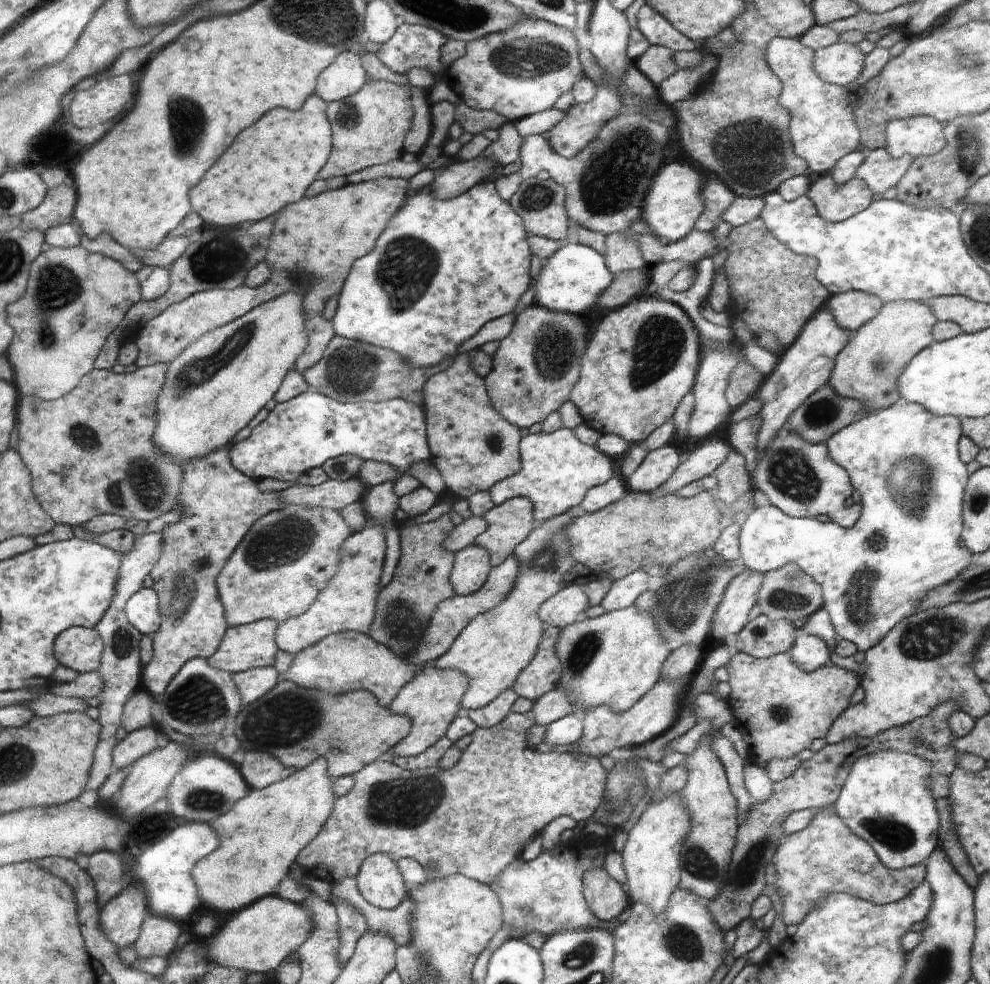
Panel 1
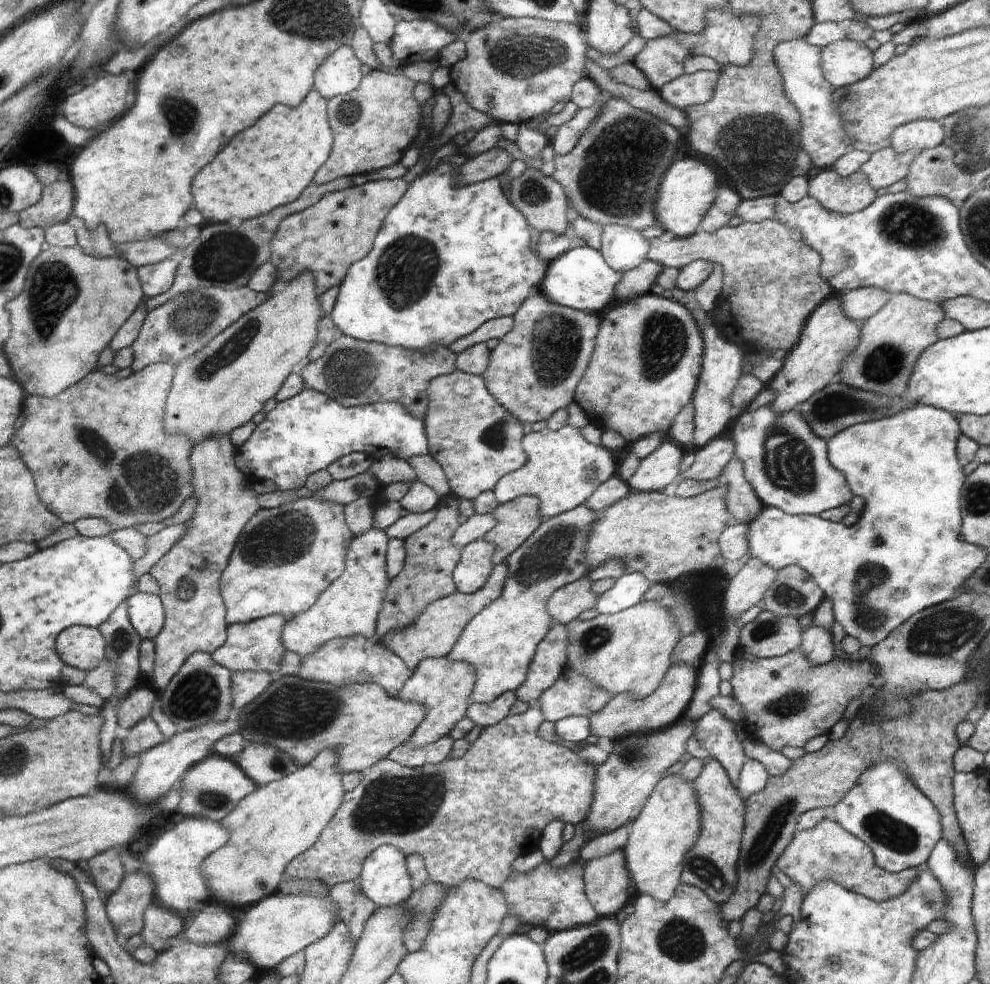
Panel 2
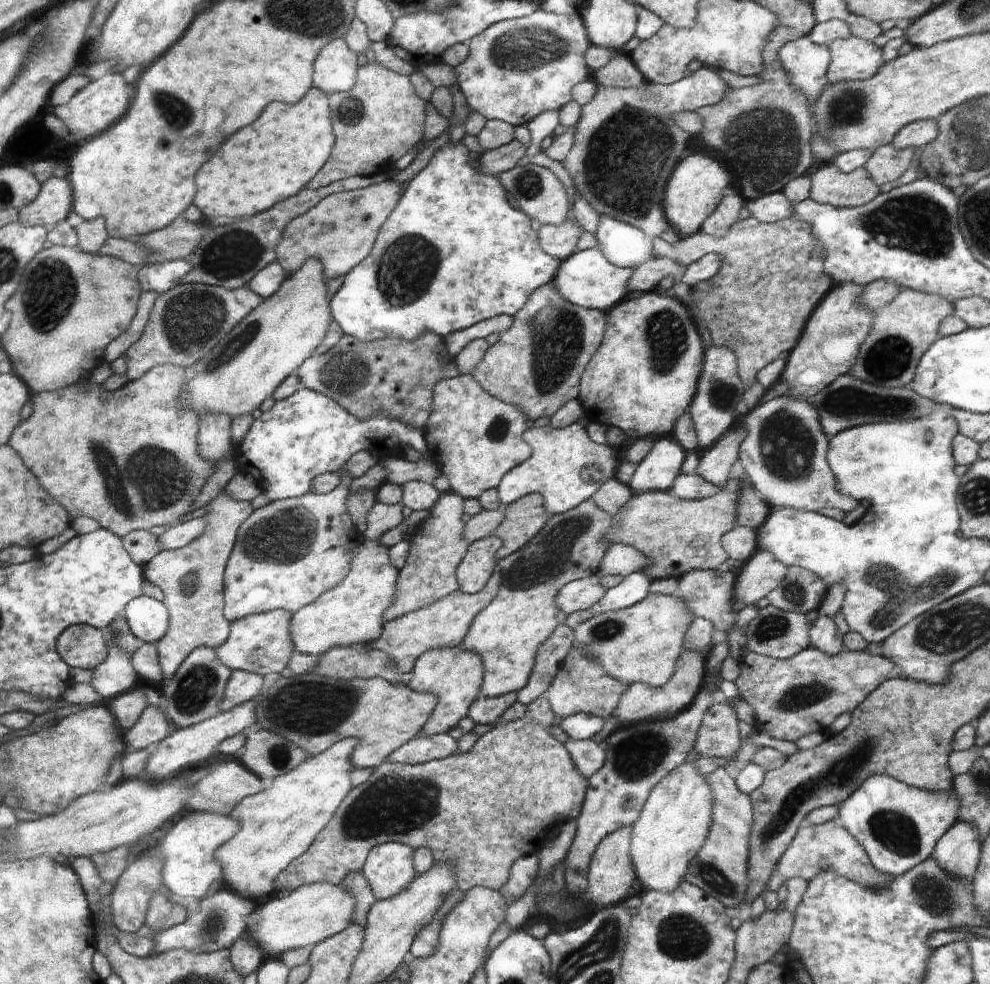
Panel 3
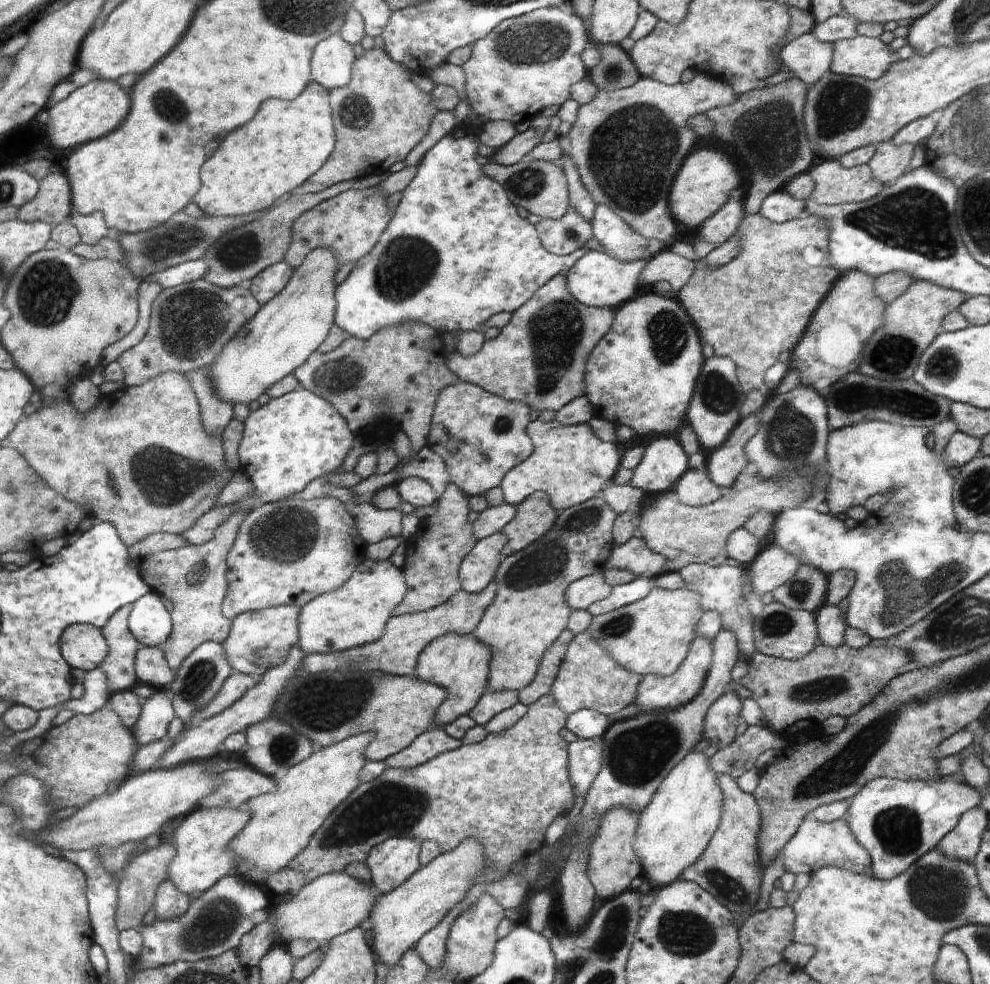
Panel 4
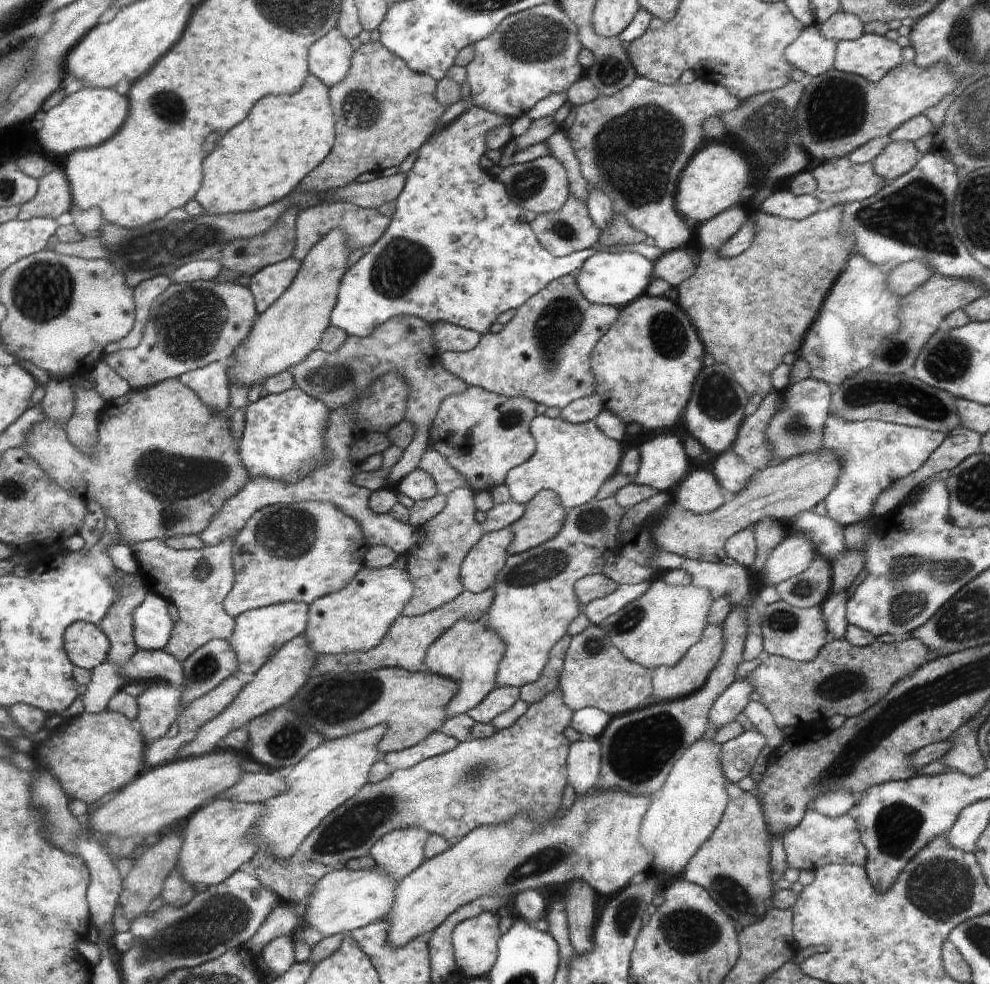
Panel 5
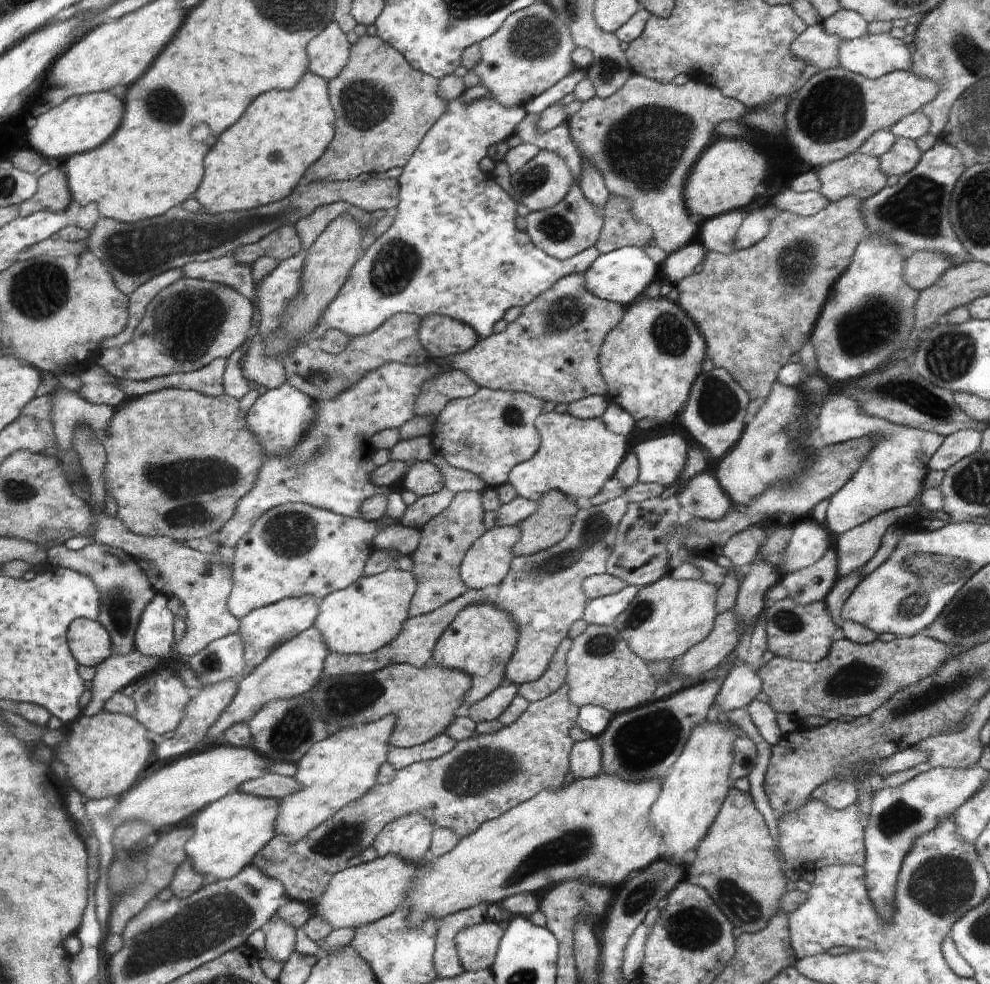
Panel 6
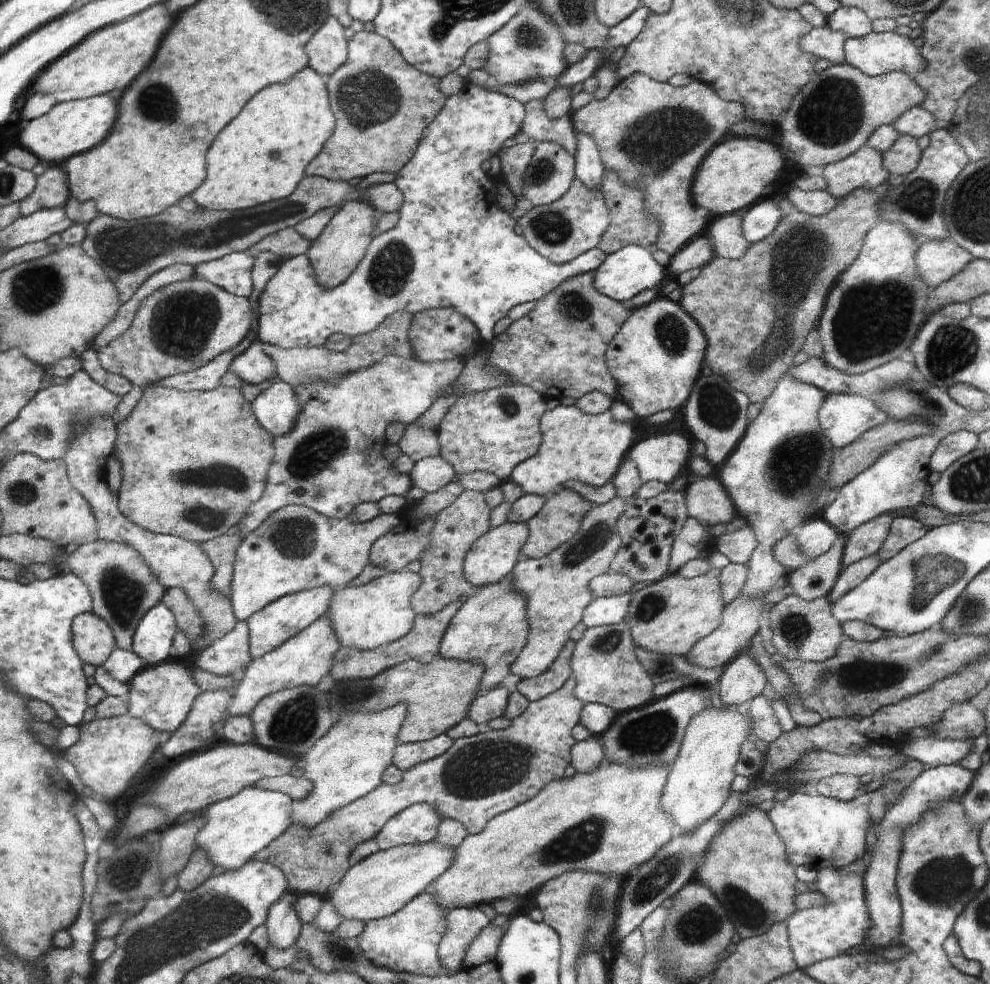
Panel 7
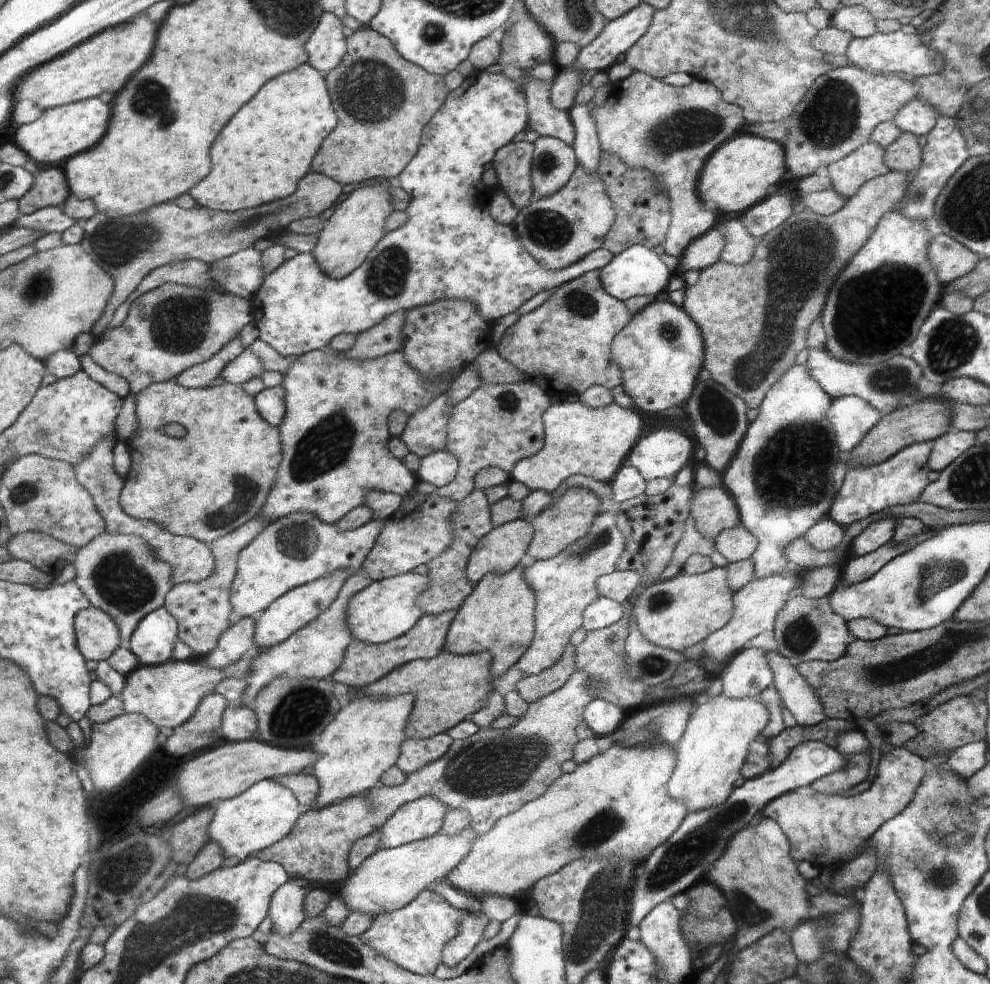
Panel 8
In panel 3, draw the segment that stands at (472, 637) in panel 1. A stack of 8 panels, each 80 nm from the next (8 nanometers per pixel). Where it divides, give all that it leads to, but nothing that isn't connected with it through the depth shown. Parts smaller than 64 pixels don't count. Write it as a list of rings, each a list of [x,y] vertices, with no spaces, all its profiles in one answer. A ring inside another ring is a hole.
[[[591,498],[586,499],[576,509],[550,516],[533,541],[499,563],[498,568],[503,573],[502,594],[493,599],[494,606],[490,606],[474,626],[470,624],[470,638],[459,646],[478,654],[482,666],[485,666],[479,697],[496,698],[516,693],[526,686],[538,646],[558,626],[556,616],[560,610],[554,604],[558,590],[576,579],[596,574],[609,550],[610,545],[604,536],[612,522],[616,522],[613,516],[600,510]]]

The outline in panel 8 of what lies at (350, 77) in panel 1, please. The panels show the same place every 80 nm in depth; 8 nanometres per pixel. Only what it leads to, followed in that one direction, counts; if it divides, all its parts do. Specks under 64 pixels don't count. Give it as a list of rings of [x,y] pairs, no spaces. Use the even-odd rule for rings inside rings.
[[[324,12],[322,26],[313,32],[310,46],[305,46],[305,50],[310,50],[310,62],[307,64],[326,76],[341,65],[347,54],[342,22],[336,15]]]

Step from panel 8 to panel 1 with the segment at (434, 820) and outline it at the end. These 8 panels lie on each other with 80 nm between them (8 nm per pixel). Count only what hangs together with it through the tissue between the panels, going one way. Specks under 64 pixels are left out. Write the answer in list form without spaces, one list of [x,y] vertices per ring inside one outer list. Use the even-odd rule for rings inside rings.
[[[374,854],[356,874],[357,888],[368,904],[382,910],[393,910],[409,895],[398,863],[388,854]]]

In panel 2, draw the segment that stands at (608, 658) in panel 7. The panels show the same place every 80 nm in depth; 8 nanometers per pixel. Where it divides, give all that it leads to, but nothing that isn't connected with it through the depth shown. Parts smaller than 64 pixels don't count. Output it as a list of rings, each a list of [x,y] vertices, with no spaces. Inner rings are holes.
[[[566,666],[557,684],[550,686],[537,700],[545,721],[556,723],[571,715],[593,716],[612,698],[608,690],[594,686],[586,676]]]

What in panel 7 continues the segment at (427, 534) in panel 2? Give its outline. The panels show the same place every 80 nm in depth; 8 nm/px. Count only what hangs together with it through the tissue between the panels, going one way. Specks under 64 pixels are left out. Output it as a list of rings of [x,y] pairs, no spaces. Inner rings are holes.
[[[464,489],[454,502],[436,514],[435,528],[431,533],[431,546],[420,560],[421,568],[418,574],[423,578],[423,584],[412,598],[416,614],[436,614],[453,602],[464,600],[478,590],[478,587],[464,578],[463,562],[472,544],[492,528],[489,523],[490,511],[485,493]]]

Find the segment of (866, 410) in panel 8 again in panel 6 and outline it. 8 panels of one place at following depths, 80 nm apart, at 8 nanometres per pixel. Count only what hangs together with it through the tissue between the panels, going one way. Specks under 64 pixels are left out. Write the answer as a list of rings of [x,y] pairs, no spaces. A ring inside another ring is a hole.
[[[836,389],[830,392],[826,404],[817,411],[814,424],[827,445],[845,443],[862,437],[872,437],[875,440],[875,446],[857,473],[830,497],[824,524],[832,532],[833,538],[869,521],[877,514],[911,505],[916,498],[920,498],[921,504],[934,513],[933,517],[938,517],[942,512],[942,491],[939,488],[930,488],[924,489],[921,493],[921,487],[930,472],[927,468],[928,461],[943,444],[945,437],[867,415],[854,401],[836,393]]]

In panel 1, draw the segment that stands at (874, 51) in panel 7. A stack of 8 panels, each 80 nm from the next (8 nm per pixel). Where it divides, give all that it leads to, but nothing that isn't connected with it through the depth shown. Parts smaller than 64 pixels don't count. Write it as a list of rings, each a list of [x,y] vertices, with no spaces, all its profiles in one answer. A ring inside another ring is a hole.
[[[837,41],[814,52],[814,72],[824,83],[851,88],[862,74],[864,54],[858,45]]]

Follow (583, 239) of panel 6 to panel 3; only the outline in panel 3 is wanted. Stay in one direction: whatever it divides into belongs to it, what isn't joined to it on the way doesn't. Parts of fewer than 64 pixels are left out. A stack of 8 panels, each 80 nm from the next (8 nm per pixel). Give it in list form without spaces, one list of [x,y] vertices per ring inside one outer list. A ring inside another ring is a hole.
[[[566,218],[566,222],[562,222],[560,226],[542,225],[537,234],[542,251],[562,261],[569,258],[570,254],[574,254],[580,232],[582,228],[576,221]]]

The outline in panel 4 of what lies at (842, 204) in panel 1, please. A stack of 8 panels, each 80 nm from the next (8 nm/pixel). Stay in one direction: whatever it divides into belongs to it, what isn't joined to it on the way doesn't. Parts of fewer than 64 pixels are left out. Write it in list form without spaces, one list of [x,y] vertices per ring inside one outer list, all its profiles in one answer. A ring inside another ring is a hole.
[[[826,158],[810,174],[816,183],[810,199],[819,205],[859,203],[882,190],[882,182],[874,178],[868,165],[846,168],[838,159]]]

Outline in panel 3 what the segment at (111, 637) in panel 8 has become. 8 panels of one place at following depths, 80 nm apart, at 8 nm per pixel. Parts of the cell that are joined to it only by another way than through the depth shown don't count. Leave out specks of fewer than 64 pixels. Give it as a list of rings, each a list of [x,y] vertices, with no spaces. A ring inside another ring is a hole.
[[[76,624],[61,636],[59,650],[72,668],[94,671],[109,657],[109,635],[92,625]]]

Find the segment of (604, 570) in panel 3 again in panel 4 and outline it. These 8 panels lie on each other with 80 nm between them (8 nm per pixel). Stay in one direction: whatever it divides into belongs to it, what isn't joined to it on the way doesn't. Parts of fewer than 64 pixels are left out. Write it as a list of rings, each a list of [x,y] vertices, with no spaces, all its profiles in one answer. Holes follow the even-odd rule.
[[[636,535],[623,545],[615,545],[606,568],[629,570],[637,577],[653,580],[664,572],[668,562],[665,556],[654,552],[640,535]]]

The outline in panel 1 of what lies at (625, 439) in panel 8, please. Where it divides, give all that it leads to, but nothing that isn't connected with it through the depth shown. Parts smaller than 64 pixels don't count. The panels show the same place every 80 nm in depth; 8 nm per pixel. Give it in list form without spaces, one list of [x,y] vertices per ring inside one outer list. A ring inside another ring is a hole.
[[[561,427],[555,432],[544,434],[528,433],[521,441],[522,469],[519,473],[501,482],[489,491],[494,505],[522,497],[533,502],[533,517],[538,522],[558,518],[584,501],[586,494],[596,486],[605,485],[612,478],[612,462],[594,446],[582,444],[572,429]]]

